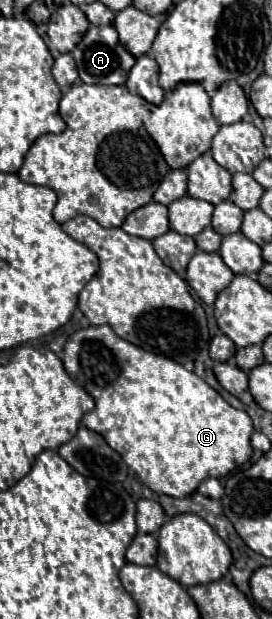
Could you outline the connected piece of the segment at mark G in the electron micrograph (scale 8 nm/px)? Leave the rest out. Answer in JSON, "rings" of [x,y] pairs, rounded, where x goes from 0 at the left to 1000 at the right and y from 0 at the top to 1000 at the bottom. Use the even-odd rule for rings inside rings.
{"rings":[[[324,527],[272,536],[235,559],[228,585],[265,614],[279,614],[279,620],[294,620],[353,649],[353,659],[309,669],[301,685],[375,701],[382,711],[449,737],[471,756],[485,756],[574,798],[684,805],[713,798],[728,782],[765,769],[816,772],[868,753],[919,743],[919,704],[934,688],[897,662],[853,659],[779,624],[669,588],[449,549],[404,527]]]}

